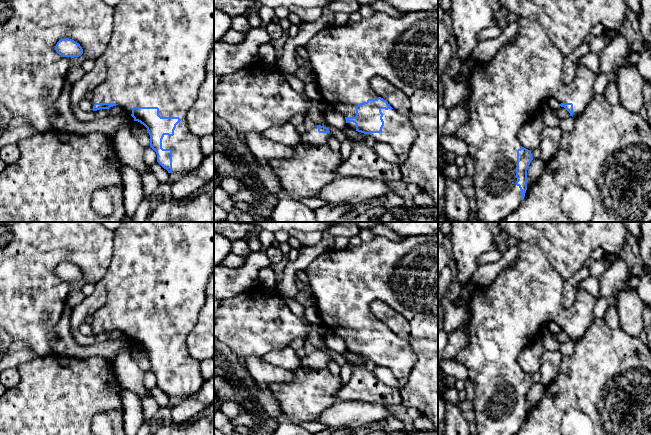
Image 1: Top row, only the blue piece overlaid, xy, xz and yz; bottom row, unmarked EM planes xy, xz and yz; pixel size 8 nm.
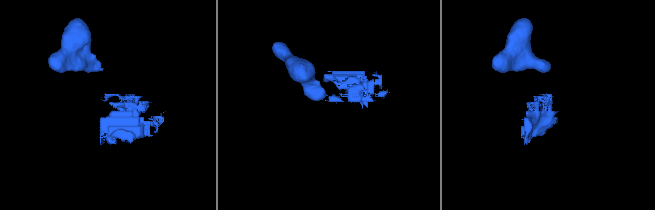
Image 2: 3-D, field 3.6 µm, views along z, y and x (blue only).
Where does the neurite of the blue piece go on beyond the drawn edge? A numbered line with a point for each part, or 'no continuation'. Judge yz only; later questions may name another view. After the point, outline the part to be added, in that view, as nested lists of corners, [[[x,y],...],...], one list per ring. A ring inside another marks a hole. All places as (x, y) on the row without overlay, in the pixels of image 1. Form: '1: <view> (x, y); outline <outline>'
1: yz (508, 314); outline [[[517,242],[517,246],[518,246],[518,254],[514,259],[515,265],[511,266],[509,264],[506,268],[501,270],[501,272],[497,275],[495,280],[488,286],[475,288],[475,291],[467,304],[467,306],[472,312],[469,324],[467,326],[467,330],[470,336],[469,342],[455,357],[455,361],[463,364],[466,367],[468,371],[468,378],[471,379],[475,384],[475,396],[471,403],[471,409],[475,413],[475,425],[477,429],[477,435],[516,435],[520,431],[522,424],[521,424],[521,414],[519,410],[516,409],[517,405],[516,391],[517,391],[517,374],[521,372],[521,368],[519,366],[517,358],[521,350],[526,345],[537,341],[538,335],[540,334],[541,330],[544,327],[546,327],[548,324],[556,324],[558,328],[572,327],[573,341],[577,342],[585,334],[588,327],[595,319],[594,308],[597,299],[593,295],[591,295],[584,289],[578,289],[573,306],[570,308],[565,308],[562,304],[562,293],[565,280],[561,277],[558,270],[551,265],[549,260],[546,258],[543,250],[538,245],[525,242]]]

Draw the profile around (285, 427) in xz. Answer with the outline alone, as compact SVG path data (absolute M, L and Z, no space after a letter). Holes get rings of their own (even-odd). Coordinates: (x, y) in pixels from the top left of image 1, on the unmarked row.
M282 418L274 435L314 435L301 425L293 424L289 419Z

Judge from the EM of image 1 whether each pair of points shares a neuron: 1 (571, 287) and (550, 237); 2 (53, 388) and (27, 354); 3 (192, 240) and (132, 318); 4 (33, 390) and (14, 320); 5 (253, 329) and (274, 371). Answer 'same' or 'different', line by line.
1: different
2: different
3: same
4: different
5: different

